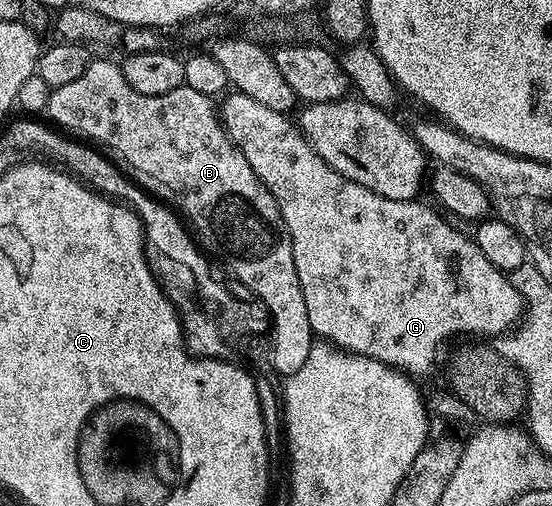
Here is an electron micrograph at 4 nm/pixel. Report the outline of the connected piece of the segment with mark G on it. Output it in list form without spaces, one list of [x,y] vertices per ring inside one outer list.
[[[239,91],[227,94],[222,101],[223,103],[220,103],[220,118],[228,137],[237,145],[240,153],[244,153],[244,157],[248,157],[248,165],[252,165],[258,180],[270,190],[284,217],[284,225],[292,237],[292,257],[296,261],[296,277],[300,277],[300,289],[304,292],[304,306],[308,309],[308,325],[312,325],[314,334],[319,340],[331,343],[339,351],[350,351],[353,355],[363,355],[389,367],[396,367],[411,377],[419,377],[418,375],[426,375],[433,369],[434,358],[437,357],[442,343],[448,342],[453,335],[501,337],[518,326],[524,315],[524,304],[520,293],[516,293],[516,289],[511,285],[509,274],[496,269],[496,265],[492,265],[492,261],[488,261],[488,257],[484,257],[484,253],[480,253],[473,238],[467,232],[465,235],[464,232],[457,231],[453,227],[455,224],[441,210],[435,209],[429,202],[426,204],[413,199],[392,201],[388,197],[380,197],[380,193],[376,193],[372,189],[364,189],[364,185],[356,185],[356,181],[348,181],[348,177],[336,173],[336,169],[332,169],[332,165],[328,165],[319,157],[314,146],[299,131],[297,122],[283,112],[268,109],[268,105],[260,105],[260,101],[252,101],[252,97]]]

